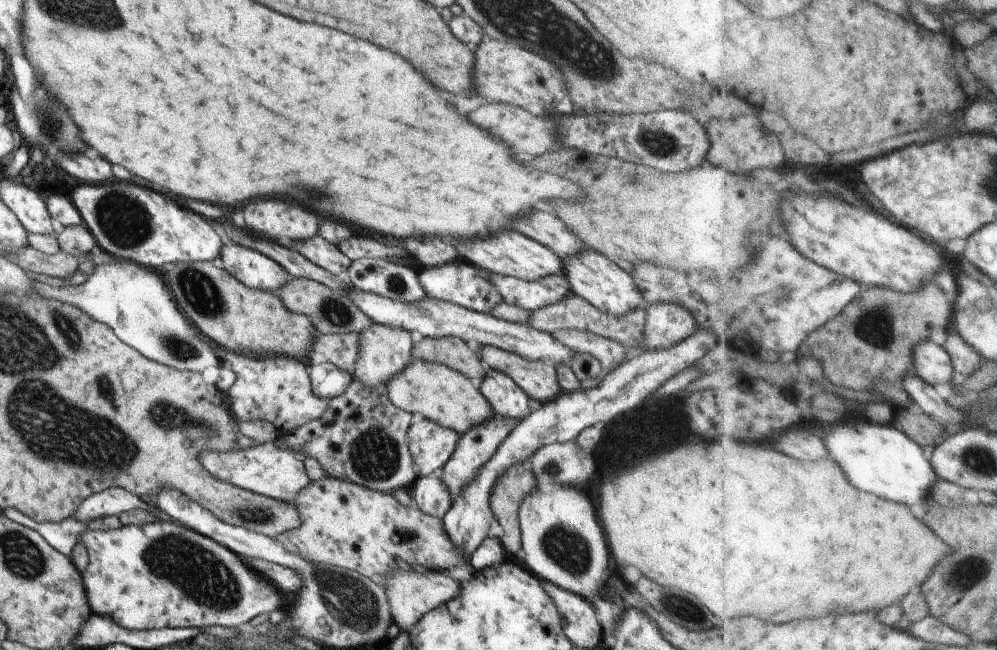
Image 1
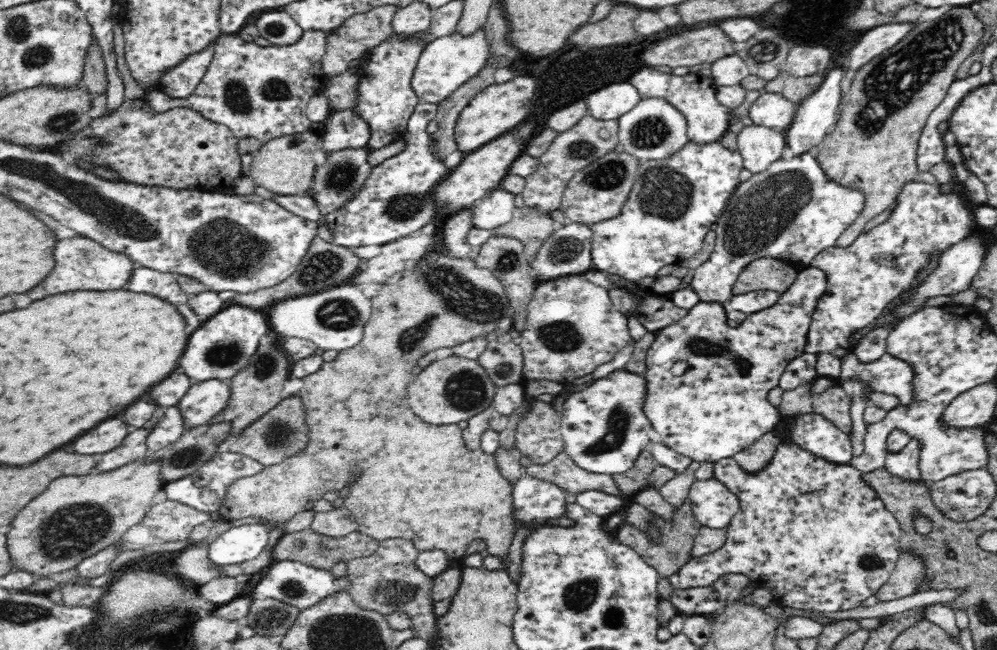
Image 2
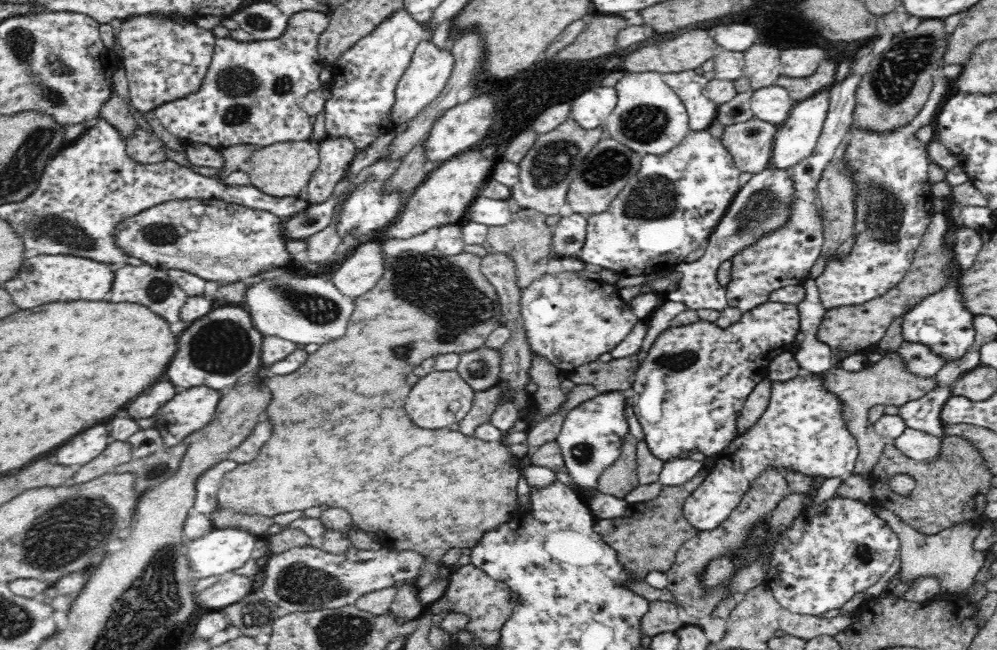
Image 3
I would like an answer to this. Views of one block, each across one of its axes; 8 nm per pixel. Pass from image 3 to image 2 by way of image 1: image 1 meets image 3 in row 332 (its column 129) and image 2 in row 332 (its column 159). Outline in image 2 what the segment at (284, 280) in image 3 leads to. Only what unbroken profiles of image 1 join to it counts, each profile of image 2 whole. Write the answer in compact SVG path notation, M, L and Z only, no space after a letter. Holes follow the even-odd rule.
M347 283L312 296L288 298L274 306L268 315L270 331L282 337L308 339L322 350L348 350L360 340L372 314L372 302L356 285Z

